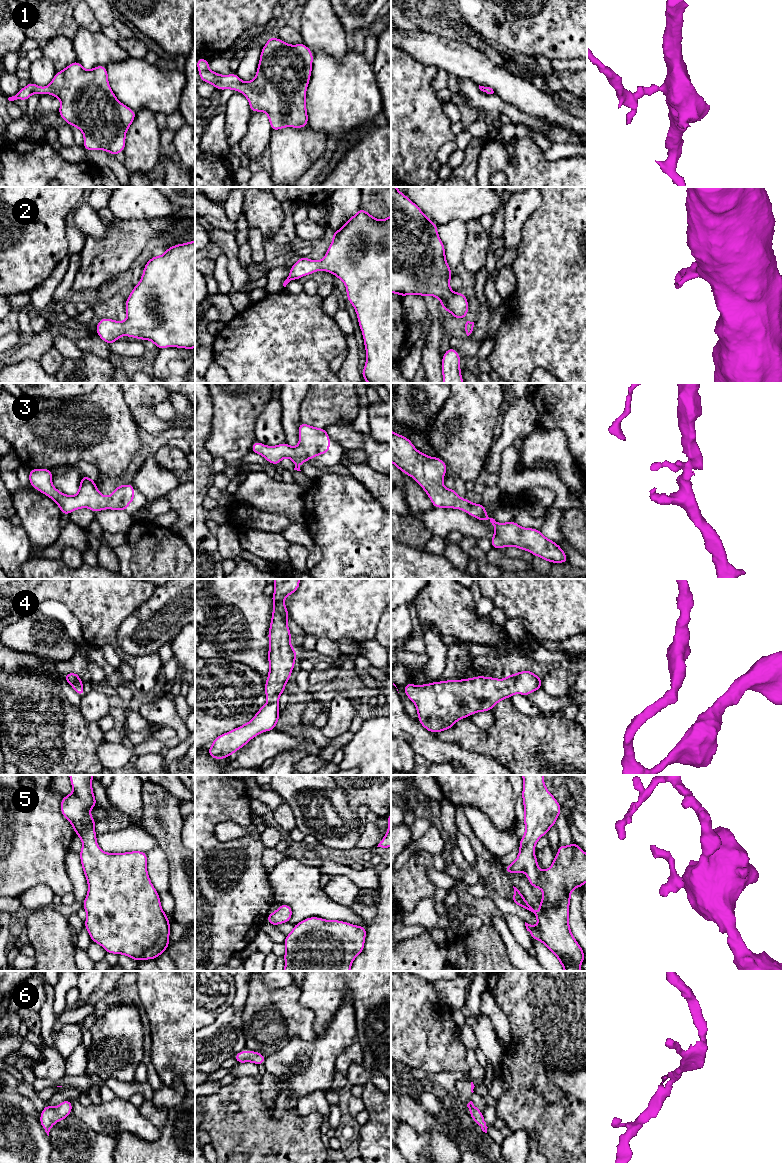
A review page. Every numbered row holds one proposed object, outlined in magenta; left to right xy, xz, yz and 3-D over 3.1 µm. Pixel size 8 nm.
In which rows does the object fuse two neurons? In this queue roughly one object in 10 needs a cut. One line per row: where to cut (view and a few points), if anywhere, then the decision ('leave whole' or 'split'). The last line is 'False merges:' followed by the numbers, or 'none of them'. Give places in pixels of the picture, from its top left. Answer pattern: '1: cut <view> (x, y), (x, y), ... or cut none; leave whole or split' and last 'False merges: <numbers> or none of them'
1: cut none; leave whole
2: cut none; leave whole
3: cut none; leave whole
4: cut none; leave whole
5: cut none; leave whole
6: cut none; leave whole
False merges: none of them

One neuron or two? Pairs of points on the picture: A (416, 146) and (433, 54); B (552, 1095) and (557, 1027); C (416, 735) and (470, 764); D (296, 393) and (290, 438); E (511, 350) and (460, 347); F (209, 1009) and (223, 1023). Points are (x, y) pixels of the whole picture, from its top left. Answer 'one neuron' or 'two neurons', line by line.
A: two neurons
B: one neuron
C: one neuron
D: one neuron
E: two neurons
F: two neurons

